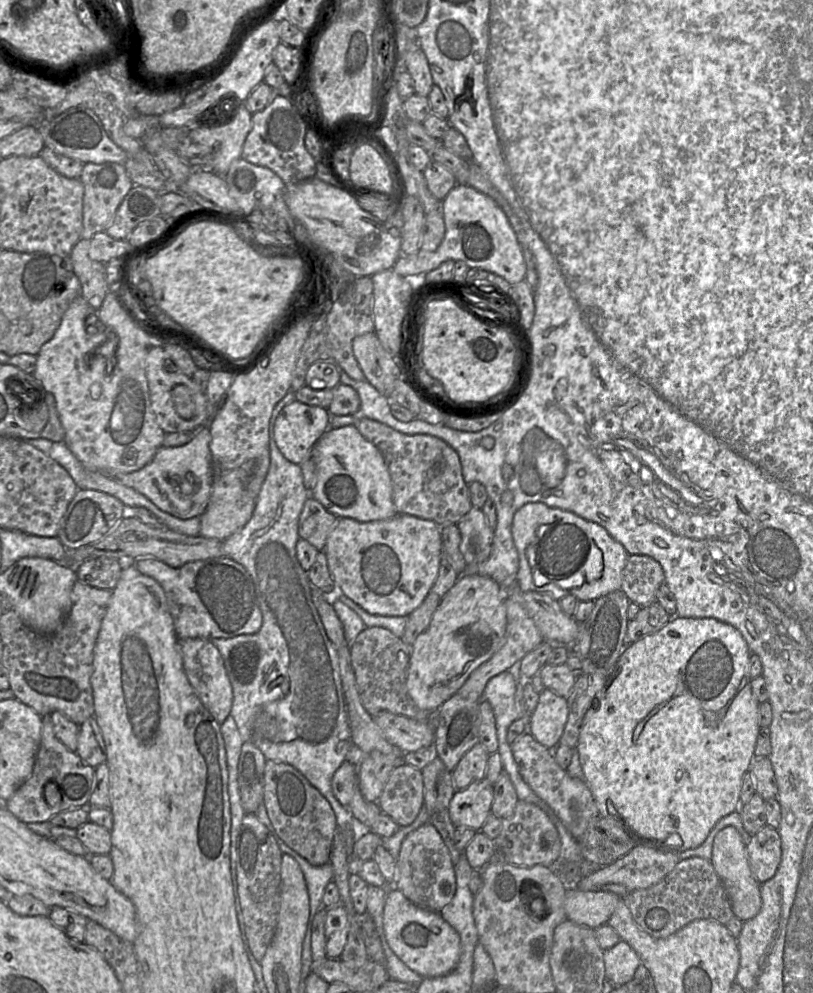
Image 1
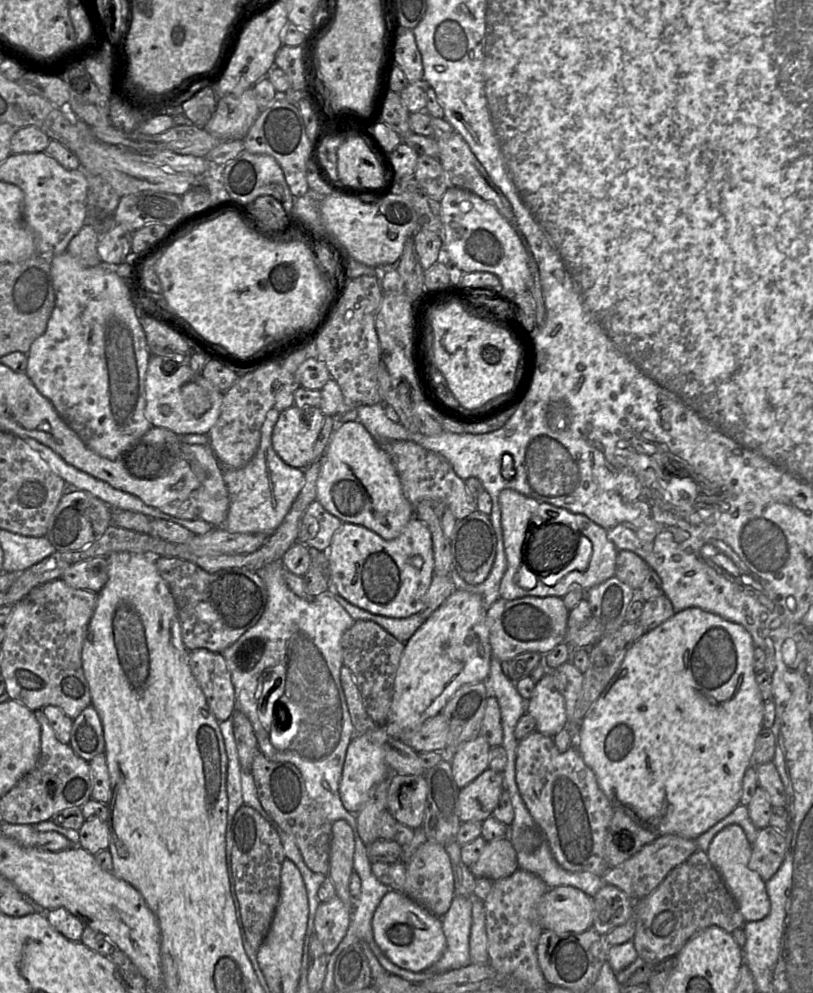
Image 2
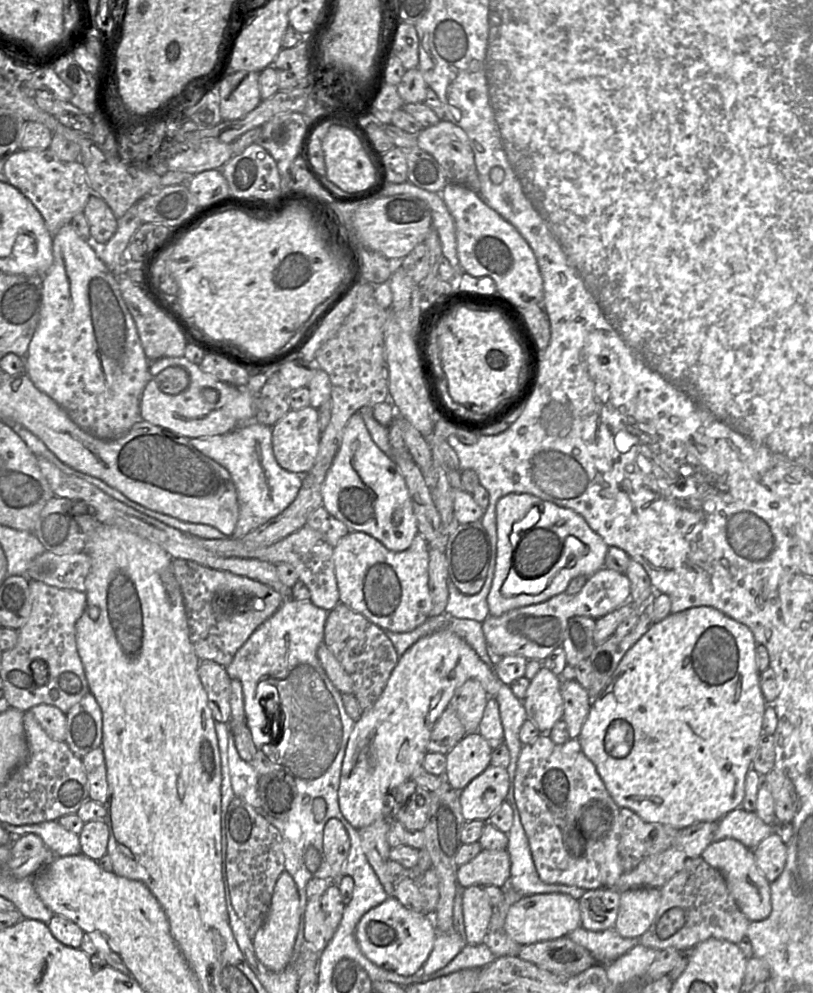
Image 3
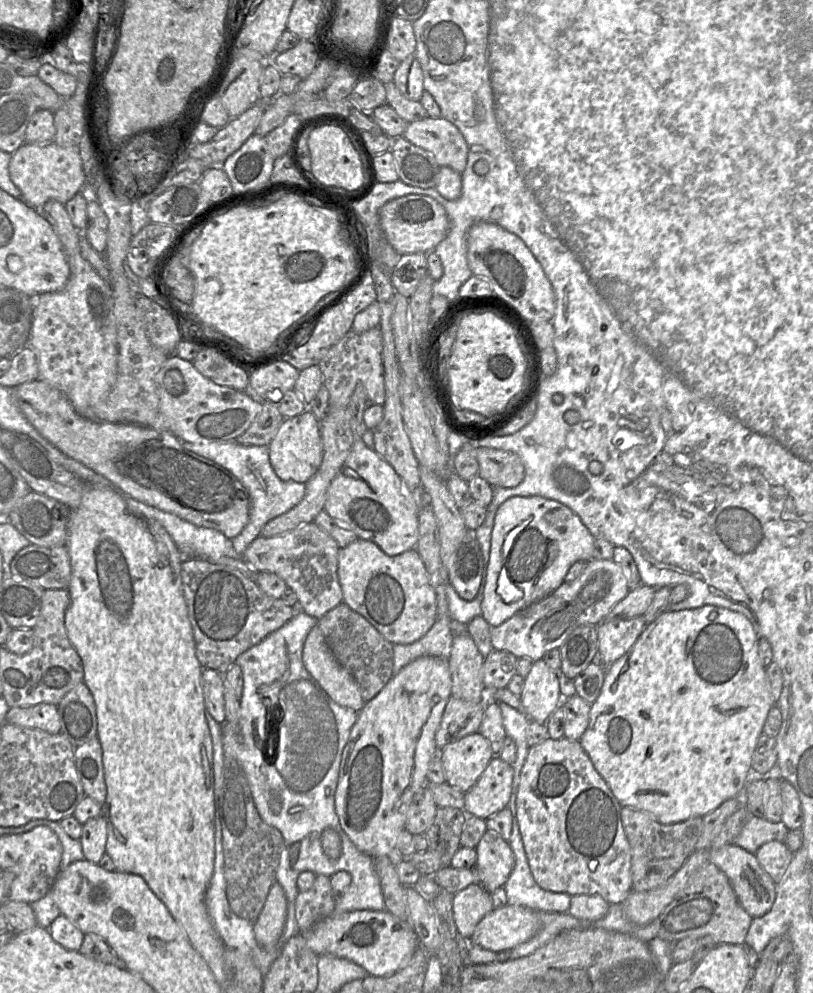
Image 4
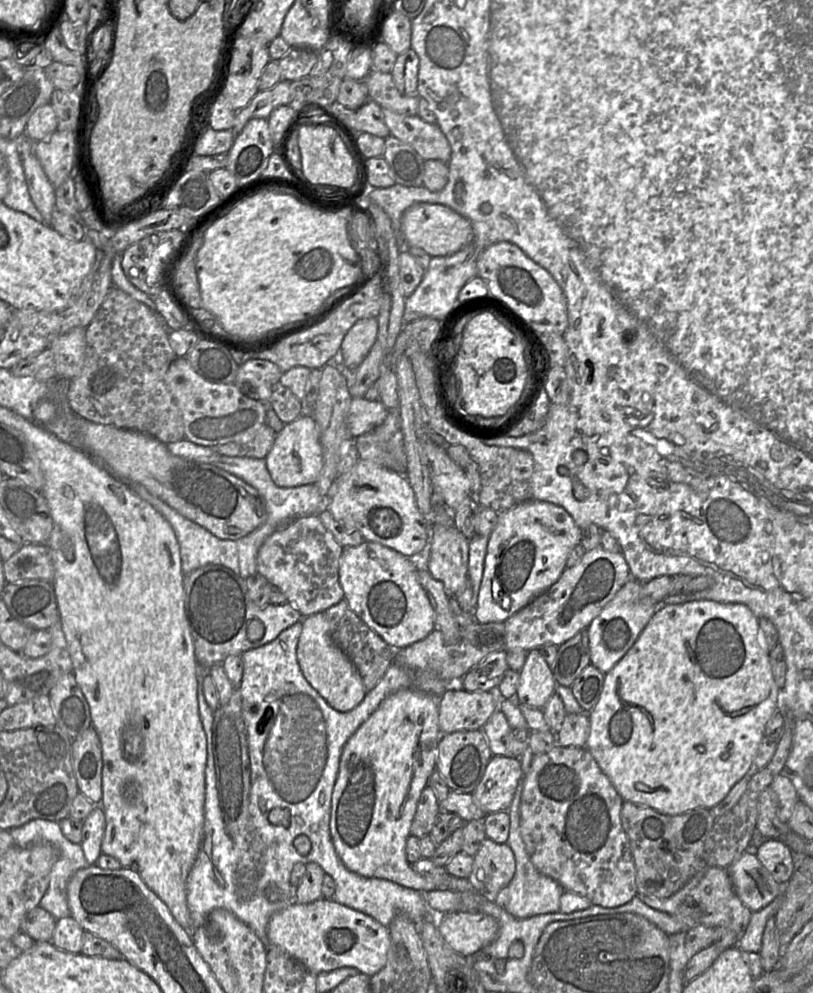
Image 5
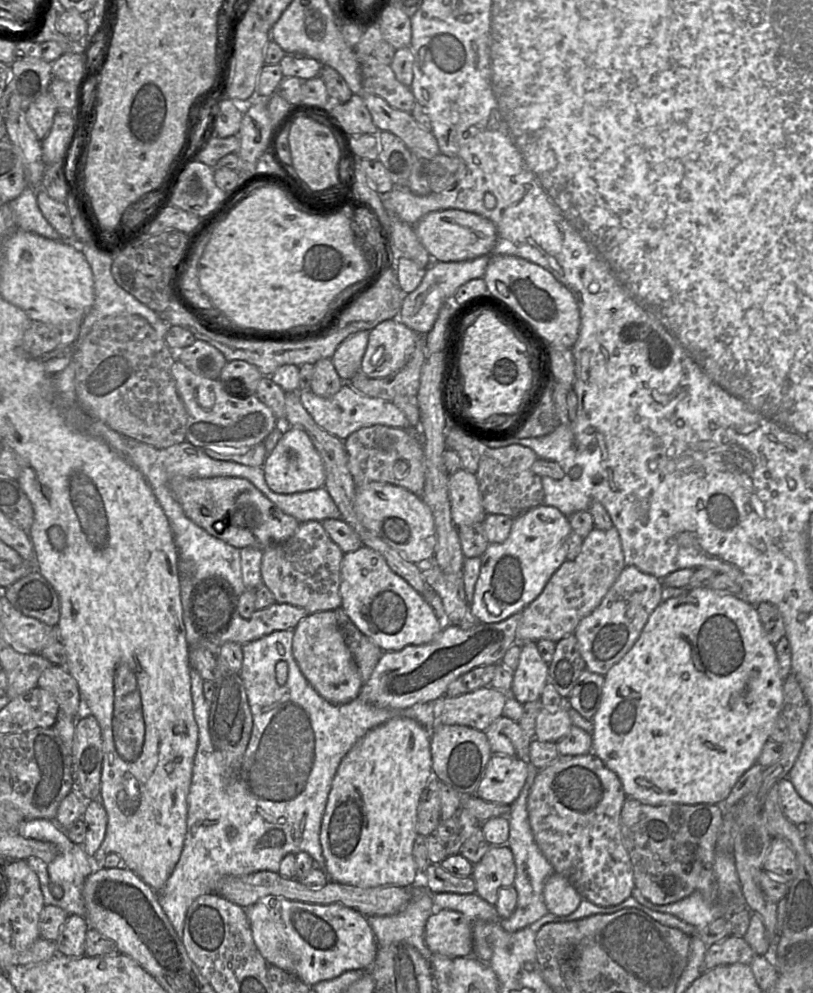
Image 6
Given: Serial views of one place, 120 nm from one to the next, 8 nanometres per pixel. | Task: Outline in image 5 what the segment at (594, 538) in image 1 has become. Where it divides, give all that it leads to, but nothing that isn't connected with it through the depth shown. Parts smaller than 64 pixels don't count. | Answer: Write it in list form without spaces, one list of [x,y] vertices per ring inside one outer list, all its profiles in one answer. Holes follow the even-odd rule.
[[[529,500],[498,513],[498,516],[498,523],[488,539],[478,603],[473,611],[475,621],[481,624],[504,623],[547,591],[560,578],[570,552],[580,544],[582,536],[582,529],[571,515],[564,508],[549,502]]]

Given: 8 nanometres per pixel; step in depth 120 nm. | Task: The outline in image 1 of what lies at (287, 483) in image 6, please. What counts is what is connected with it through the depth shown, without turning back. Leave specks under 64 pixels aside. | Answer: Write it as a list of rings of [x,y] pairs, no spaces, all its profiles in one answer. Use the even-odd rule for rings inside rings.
[[[295,400],[278,414],[274,439],[282,455],[299,465],[311,456],[312,448],[329,427],[330,413],[326,408]]]

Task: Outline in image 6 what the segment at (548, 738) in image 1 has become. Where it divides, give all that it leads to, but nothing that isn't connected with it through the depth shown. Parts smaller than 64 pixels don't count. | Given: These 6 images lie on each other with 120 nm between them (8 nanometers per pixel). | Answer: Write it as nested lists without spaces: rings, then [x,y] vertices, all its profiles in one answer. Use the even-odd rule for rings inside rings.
[[[536,642],[520,644],[519,664],[513,672],[509,695],[525,704],[541,699],[544,687],[549,681],[549,664],[542,659]]]

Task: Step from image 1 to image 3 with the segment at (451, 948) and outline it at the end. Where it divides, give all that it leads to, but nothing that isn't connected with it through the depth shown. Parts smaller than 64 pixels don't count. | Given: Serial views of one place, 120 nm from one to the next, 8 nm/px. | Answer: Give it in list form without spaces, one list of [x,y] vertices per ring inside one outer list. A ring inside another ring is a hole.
[[[388,897],[382,904],[368,911],[359,921],[355,936],[362,953],[376,966],[403,976],[417,974],[431,954],[437,936],[431,916],[405,908],[396,898]]]

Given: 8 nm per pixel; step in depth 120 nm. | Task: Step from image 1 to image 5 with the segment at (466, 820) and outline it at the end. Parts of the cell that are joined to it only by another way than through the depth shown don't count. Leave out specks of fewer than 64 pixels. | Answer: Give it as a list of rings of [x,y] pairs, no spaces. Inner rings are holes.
[[[492,755],[481,781],[472,792],[475,802],[486,815],[509,812],[521,774],[519,758]]]

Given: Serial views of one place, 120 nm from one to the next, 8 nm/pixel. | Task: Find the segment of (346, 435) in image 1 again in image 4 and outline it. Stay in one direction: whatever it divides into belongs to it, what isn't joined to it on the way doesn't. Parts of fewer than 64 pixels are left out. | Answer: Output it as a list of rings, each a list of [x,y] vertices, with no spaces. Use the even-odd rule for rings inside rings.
[[[357,384],[348,403],[354,443],[347,460],[328,488],[324,510],[333,519],[353,530],[358,538],[372,541],[387,555],[396,556],[414,549],[417,545],[419,537],[419,508],[411,491],[394,468],[382,459],[374,449],[367,447],[362,439],[363,434],[367,430],[363,421],[366,401],[367,392],[365,387],[362,384]]]

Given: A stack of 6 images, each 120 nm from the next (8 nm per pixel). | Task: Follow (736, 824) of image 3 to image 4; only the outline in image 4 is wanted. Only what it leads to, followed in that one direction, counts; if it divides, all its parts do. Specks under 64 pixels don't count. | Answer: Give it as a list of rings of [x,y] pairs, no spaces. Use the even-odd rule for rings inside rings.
[[[751,816],[734,840],[734,844],[755,854],[759,847],[768,841],[784,841],[788,830],[782,821],[770,822],[765,818]]]

